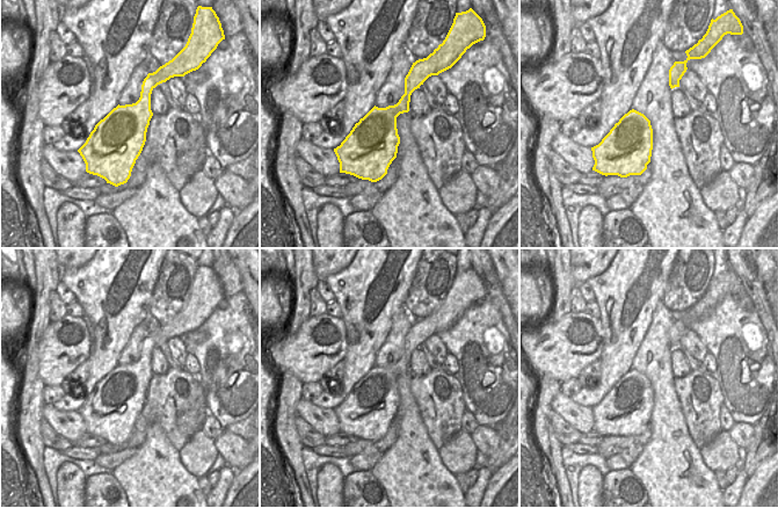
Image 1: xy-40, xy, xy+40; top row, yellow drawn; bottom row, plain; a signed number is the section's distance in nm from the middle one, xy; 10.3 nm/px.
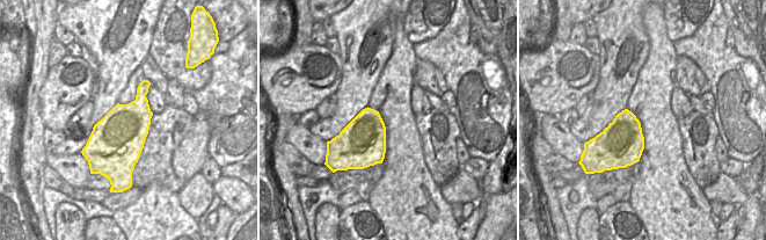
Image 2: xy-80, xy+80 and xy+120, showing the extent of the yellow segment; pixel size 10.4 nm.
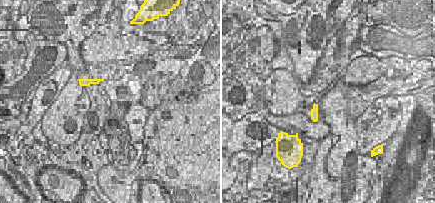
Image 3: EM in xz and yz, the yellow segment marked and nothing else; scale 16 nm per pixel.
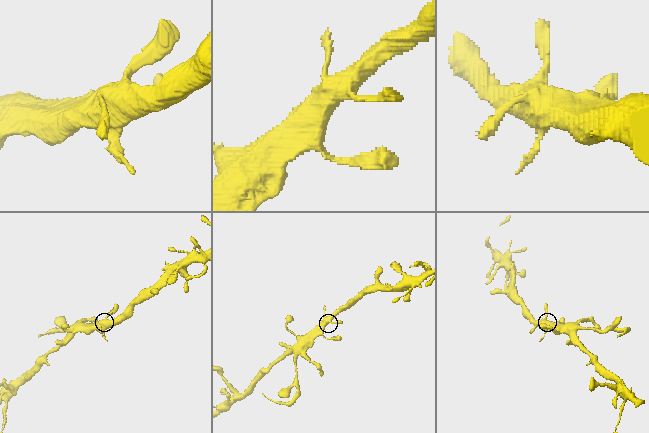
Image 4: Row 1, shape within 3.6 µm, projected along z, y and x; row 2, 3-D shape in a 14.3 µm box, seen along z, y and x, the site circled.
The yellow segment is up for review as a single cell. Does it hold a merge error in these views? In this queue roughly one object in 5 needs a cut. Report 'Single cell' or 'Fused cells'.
Single cell.

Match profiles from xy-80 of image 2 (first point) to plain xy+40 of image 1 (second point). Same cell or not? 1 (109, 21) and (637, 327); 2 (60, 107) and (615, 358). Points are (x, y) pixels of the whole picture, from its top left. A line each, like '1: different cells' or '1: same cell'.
1: same cell
2: different cells

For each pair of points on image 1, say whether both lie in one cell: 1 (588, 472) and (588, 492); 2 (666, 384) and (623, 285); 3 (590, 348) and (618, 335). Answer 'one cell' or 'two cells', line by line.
1: one cell
2: two cells
3: two cells

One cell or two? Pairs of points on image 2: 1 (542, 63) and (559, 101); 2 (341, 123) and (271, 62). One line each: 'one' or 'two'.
1: one
2: two

